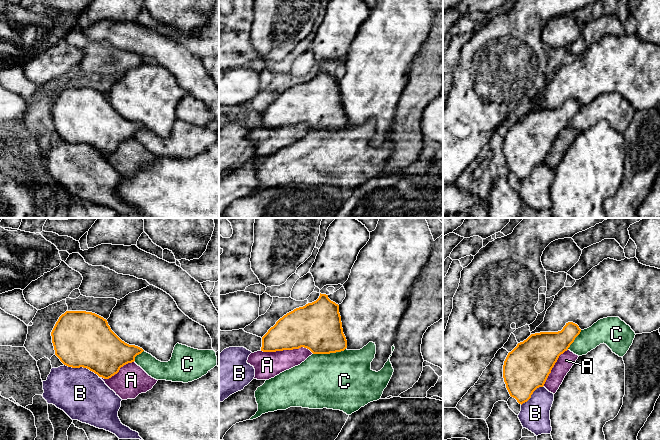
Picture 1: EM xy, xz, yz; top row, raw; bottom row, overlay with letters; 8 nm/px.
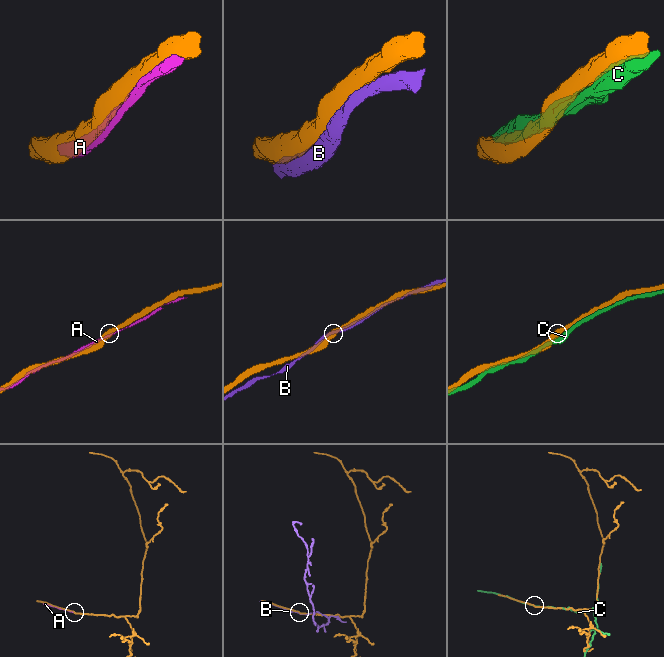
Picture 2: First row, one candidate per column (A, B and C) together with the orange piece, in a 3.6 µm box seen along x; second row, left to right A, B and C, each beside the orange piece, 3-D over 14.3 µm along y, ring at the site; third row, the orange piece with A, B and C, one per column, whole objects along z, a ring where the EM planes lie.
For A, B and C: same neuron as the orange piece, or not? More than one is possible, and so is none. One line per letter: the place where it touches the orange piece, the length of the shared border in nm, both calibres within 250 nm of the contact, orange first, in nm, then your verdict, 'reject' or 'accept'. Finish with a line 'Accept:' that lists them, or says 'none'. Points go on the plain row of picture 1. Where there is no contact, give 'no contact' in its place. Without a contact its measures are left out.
A: xz (287, 125) | 440 nm | 340/220 nm | reject
B: xy (82, 142) | 300 nm | 440/400 nm | reject
C: xz (329, 129) | 260 nm | 400/460 nm | reject
Accept: none

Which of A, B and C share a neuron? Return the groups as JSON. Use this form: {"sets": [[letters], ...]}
{"sets": [["A"], ["B"], ["C"]]}

